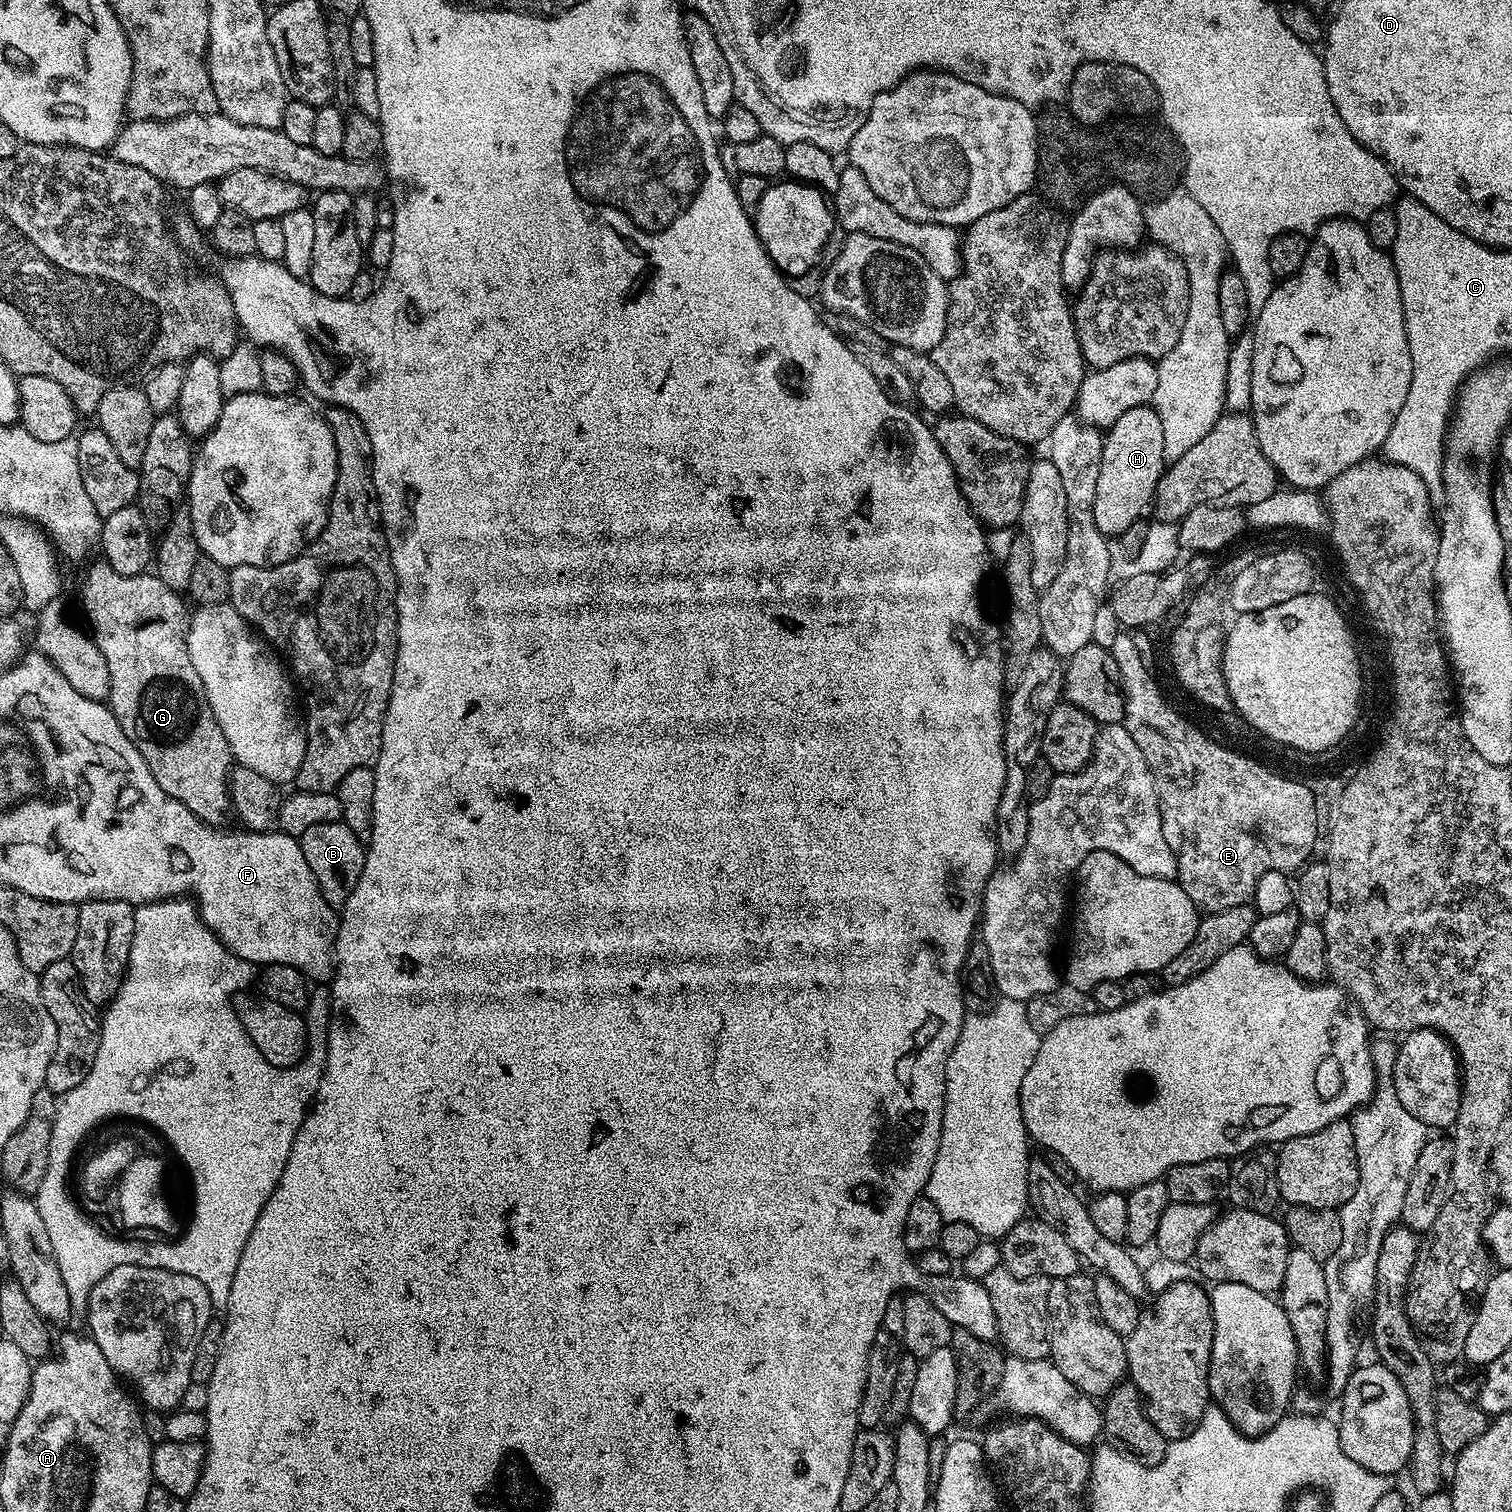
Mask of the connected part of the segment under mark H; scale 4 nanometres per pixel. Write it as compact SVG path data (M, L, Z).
M1143 404L1142 406L1134 406L1134 410L1126 410L1126 414L1122 414L1122 418L1118 418L1118 422L1114 422L1111 428L1107 429L1104 449L1102 450L1102 470L1098 474L1098 486L1094 486L1094 516L1098 522L1098 530L1102 530L1102 534L1109 538L1119 538L1129 526L1134 526L1134 522L1138 522L1145 515L1144 511L1149 511L1150 505L1153 503L1156 495L1156 487L1161 476L1166 471L1166 461L1164 458L1164 447L1162 446L1162 422L1158 419L1158 414L1151 406Z

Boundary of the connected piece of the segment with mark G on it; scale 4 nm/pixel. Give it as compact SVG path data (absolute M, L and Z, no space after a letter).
M96 558L96 561L89 566L88 573L84 576L84 585L80 588L80 604L84 607L84 616L88 619L89 626L92 627L90 636L96 641L98 649L106 658L106 664L109 667L109 694L106 700L112 713L118 718L118 726L122 726L126 738L130 738L130 742L134 742L134 746L142 754L146 766L150 766L150 774L154 774L154 782L158 782L158 786L162 786L162 790L166 790L166 794L170 794L170 798L182 802L182 806L186 806L186 810L190 810L190 814L194 814L204 824L220 826L225 823L223 820L232 812L232 795L228 789L228 778L234 767L234 761L230 746L226 742L226 734L222 734L222 726L218 726L218 718L214 718L214 710L206 698L202 678L198 678L198 670L194 670L194 662L190 662L190 650L188 649L190 608L184 605L183 599L185 600L185 597L181 593L166 586L166 582L162 582L159 576L155 574L123 576L115 572L103 558Z

